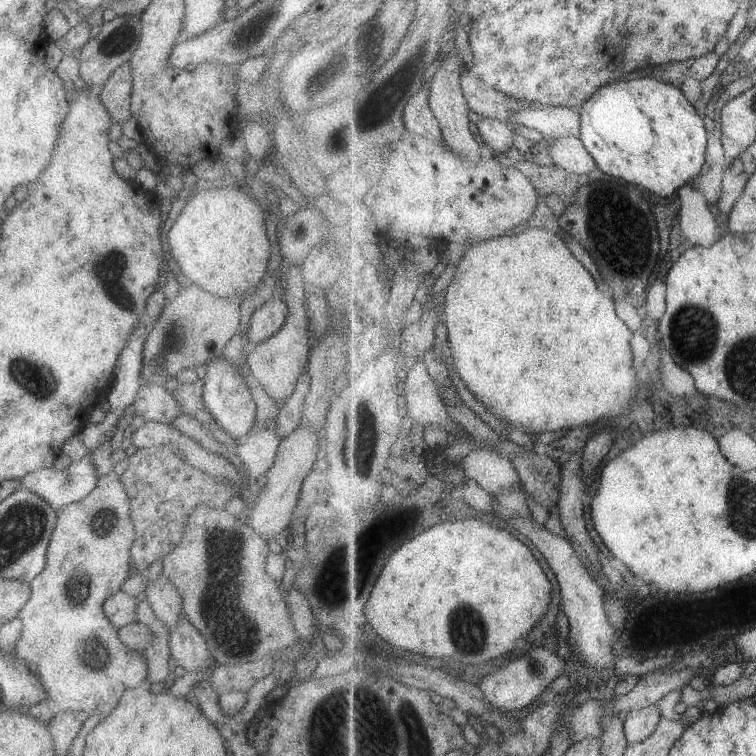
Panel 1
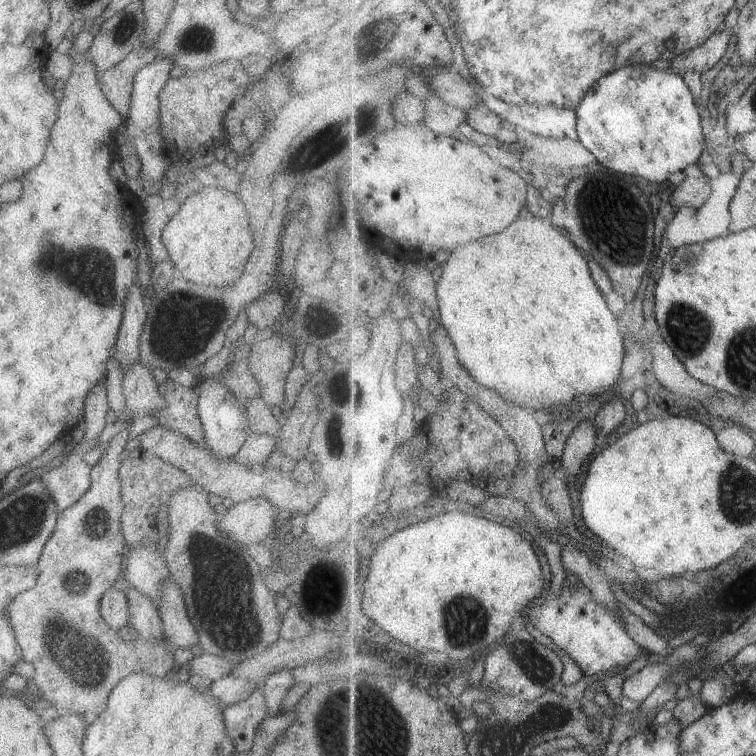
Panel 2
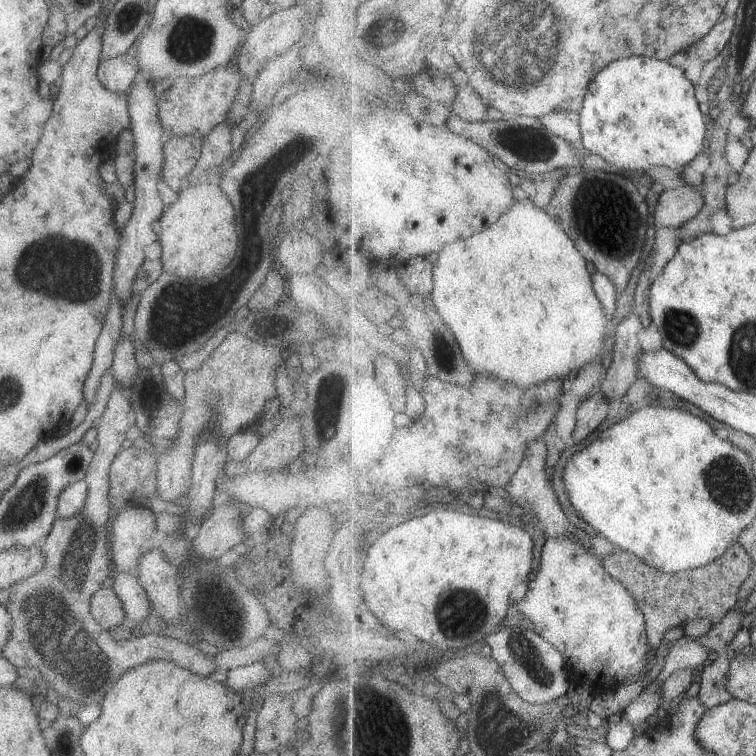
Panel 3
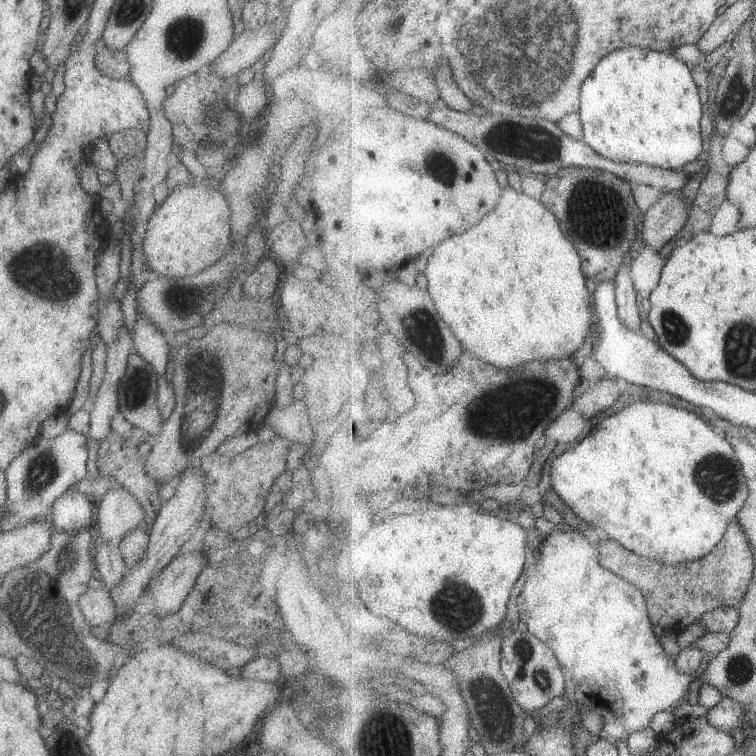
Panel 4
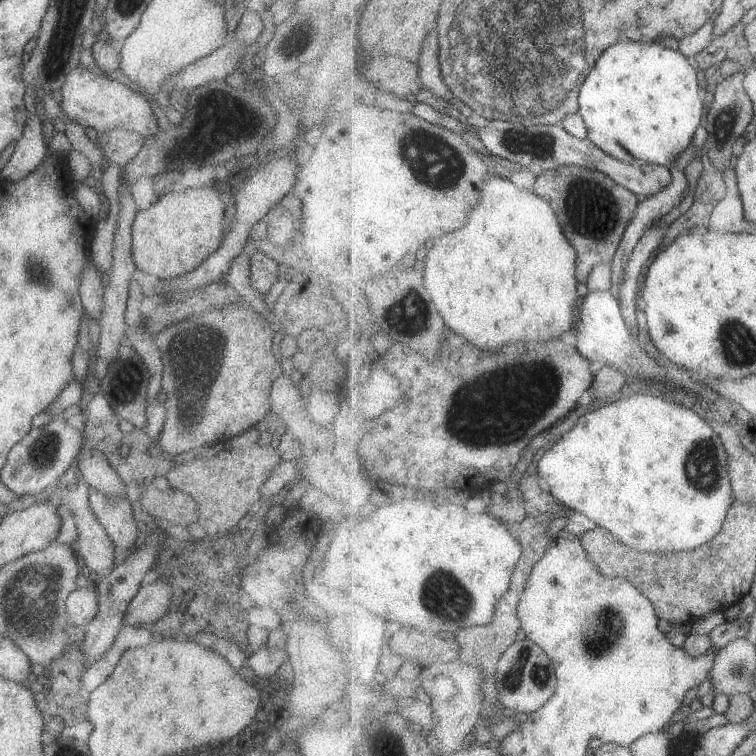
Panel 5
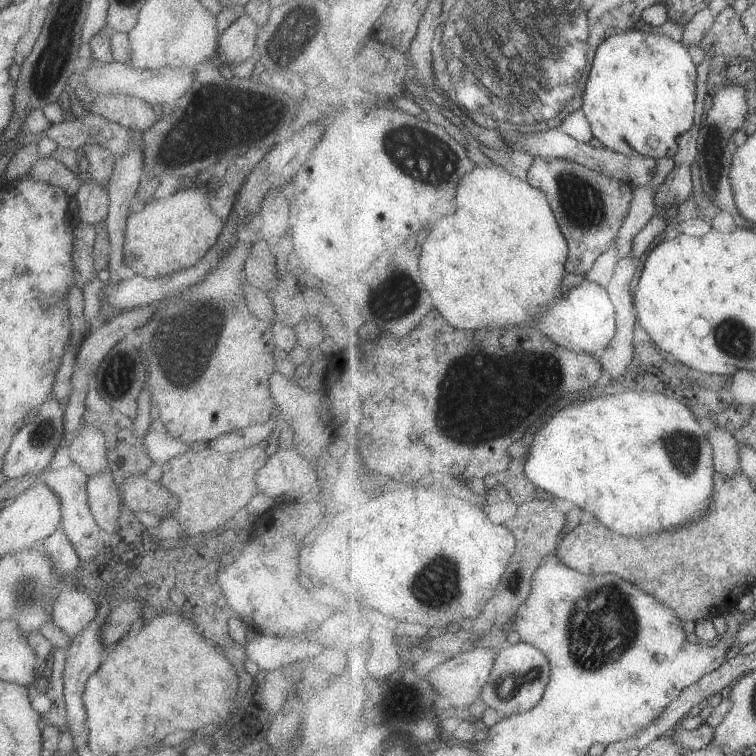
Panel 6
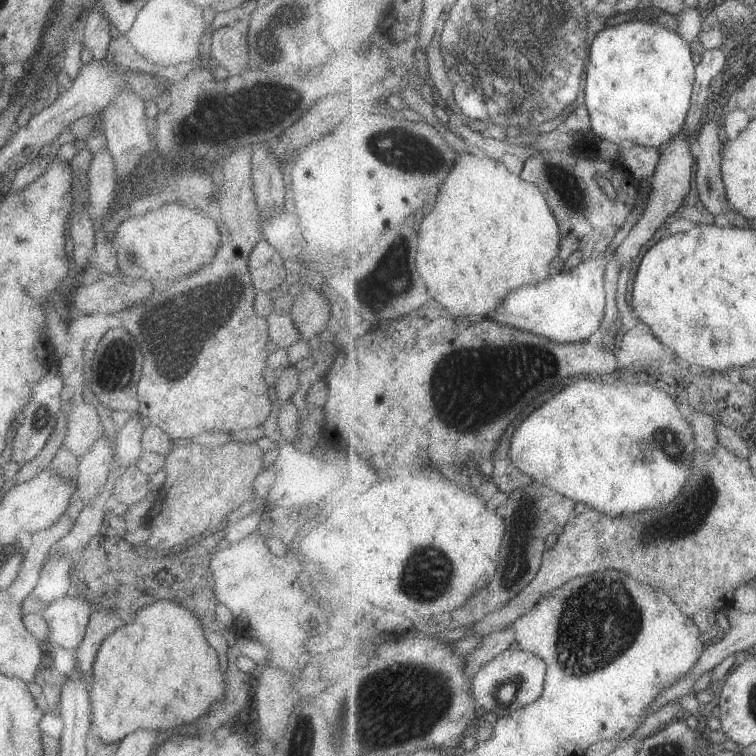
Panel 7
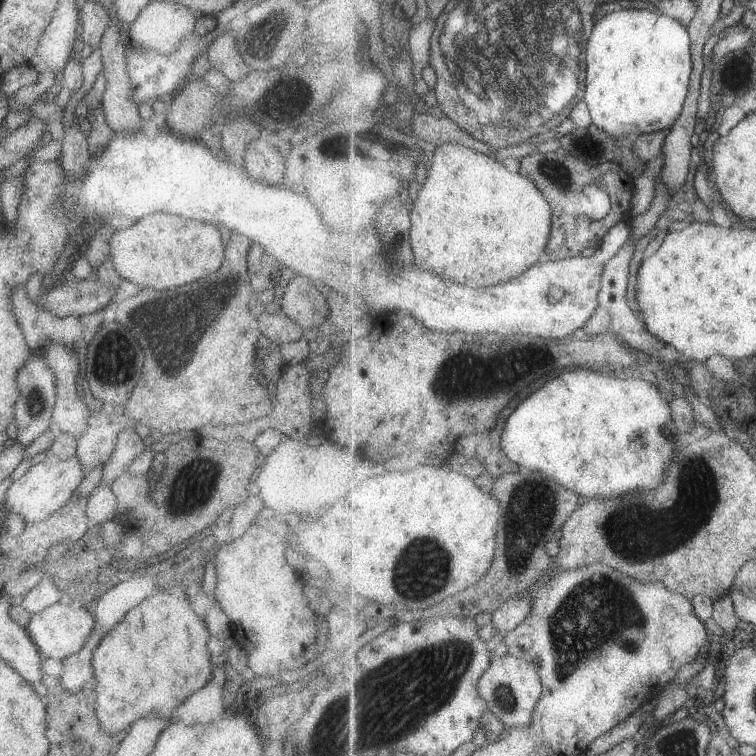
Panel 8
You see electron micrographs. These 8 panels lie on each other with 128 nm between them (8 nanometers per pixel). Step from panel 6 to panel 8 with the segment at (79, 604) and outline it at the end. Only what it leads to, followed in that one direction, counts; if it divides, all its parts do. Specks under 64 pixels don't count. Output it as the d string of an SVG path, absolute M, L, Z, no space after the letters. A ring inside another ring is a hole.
M53 604L53 606L44 608L37 614L31 614L25 629L43 659L55 658L55 660L62 661L70 654L76 653L83 646L83 642L85 642L85 638L89 636L89 632L94 628L94 624L92 614L89 616L81 608L79 610L69 610L67 606Z

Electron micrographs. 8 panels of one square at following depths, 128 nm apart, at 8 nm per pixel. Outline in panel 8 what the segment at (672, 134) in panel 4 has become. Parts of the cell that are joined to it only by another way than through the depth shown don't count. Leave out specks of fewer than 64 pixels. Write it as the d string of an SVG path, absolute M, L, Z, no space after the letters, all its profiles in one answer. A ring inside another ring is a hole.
M623 8L609 12L595 23L587 44L587 80L584 100L590 106L593 122L611 137L627 134L655 134L672 129L687 102L694 61L688 26L669 15L651 10Z

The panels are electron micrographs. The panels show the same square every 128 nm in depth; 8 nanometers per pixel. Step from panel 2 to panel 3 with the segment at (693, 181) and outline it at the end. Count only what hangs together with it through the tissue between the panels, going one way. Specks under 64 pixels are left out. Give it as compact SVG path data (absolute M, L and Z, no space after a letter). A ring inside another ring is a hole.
M683 184L679 188L664 189L656 211L654 225L658 232L661 228L680 228L697 216L705 206L702 188Z

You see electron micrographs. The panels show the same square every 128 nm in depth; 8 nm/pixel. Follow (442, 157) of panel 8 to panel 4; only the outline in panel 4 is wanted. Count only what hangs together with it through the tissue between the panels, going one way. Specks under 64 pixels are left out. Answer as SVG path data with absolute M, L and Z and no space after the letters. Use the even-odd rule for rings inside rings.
M503 183L503 192L497 202L497 206L485 216L485 218L464 232L445 240L437 250L429 257L429 266L427 266L427 280L429 280L429 292L435 301L443 320L451 327L451 330L460 340L465 351L477 355L485 362L491 362L499 368L511 368L535 358L573 358L573 353L581 347L586 338L590 338L591 324L596 326L596 317L594 312L594 294L587 290L587 276L581 266L581 256L575 248L575 244L567 238L563 232L562 224L554 212L551 212L540 200L529 197L523 191L517 191L509 185Z

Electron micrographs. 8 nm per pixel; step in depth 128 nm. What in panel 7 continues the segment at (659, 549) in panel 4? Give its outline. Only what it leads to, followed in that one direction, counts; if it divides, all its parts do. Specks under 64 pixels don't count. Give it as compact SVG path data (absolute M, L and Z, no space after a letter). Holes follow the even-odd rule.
M595 376L579 377L578 380L571 382L558 391L553 398L549 398L543 406L539 406L531 416L527 416L519 424L515 434L513 434L509 458L517 470L527 474L531 479L549 486L551 490L555 490L555 492L559 492L563 496L568 496L575 500L575 502L582 503L585 507L591 506L591 509L597 509L603 515L623 516L623 512L625 514L633 514L637 510L641 512L641 510L649 510L649 508L661 508L667 502L671 502L677 496L677 492L681 490L681 486L685 484L685 480L689 480L689 476L691 476L691 464L693 464L693 456L695 456L697 449L693 424L687 419L686 414L681 413L681 408L673 396L660 388L645 384L642 380L636 384L621 384L619 386L614 381L607 380L607 378L603 380Z

